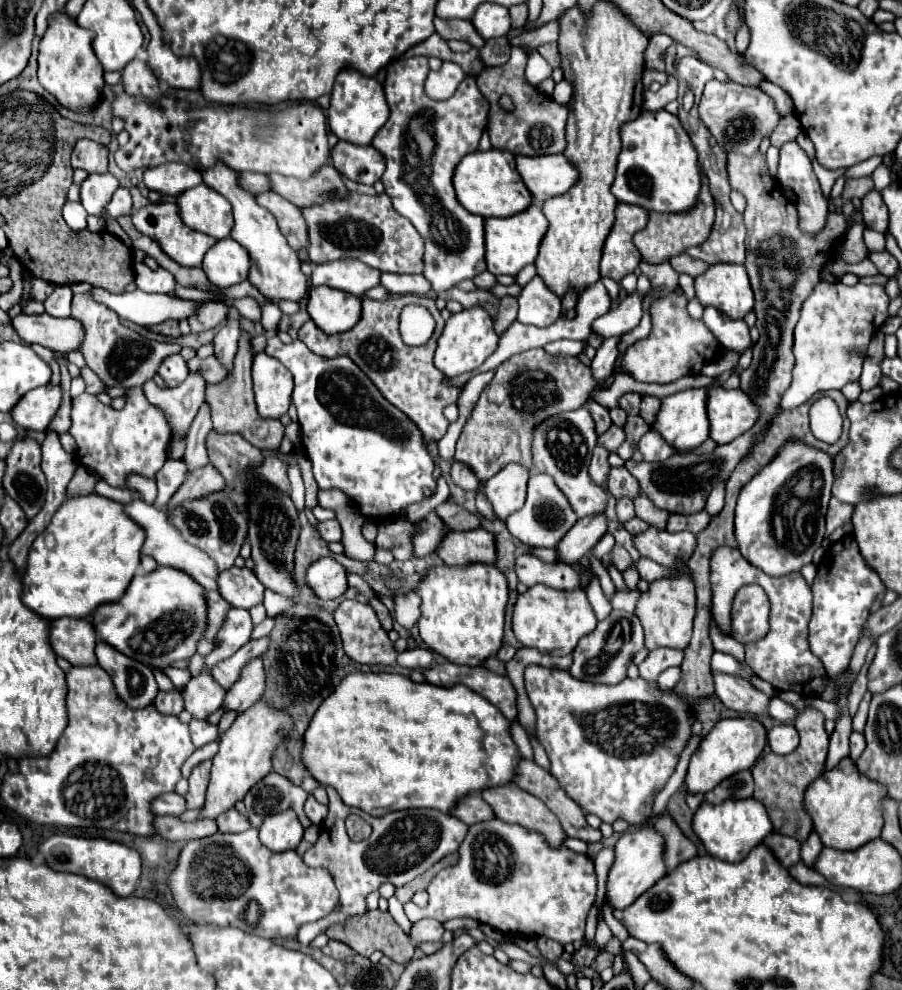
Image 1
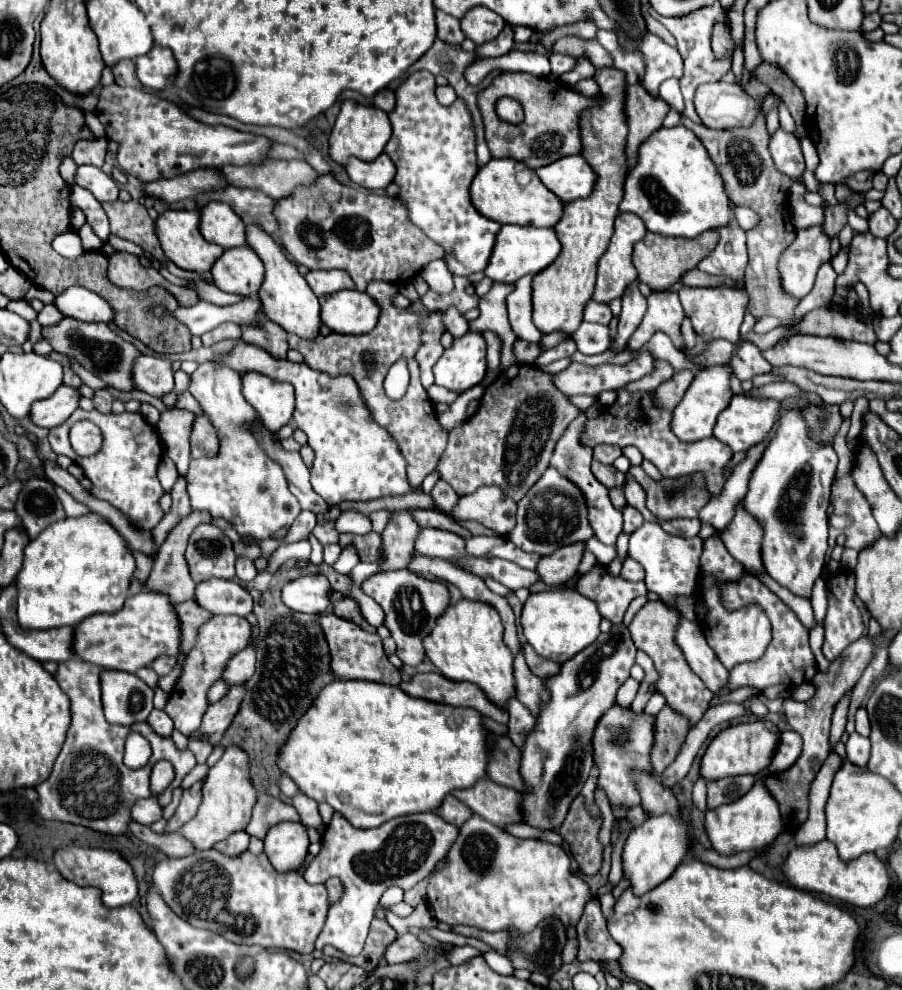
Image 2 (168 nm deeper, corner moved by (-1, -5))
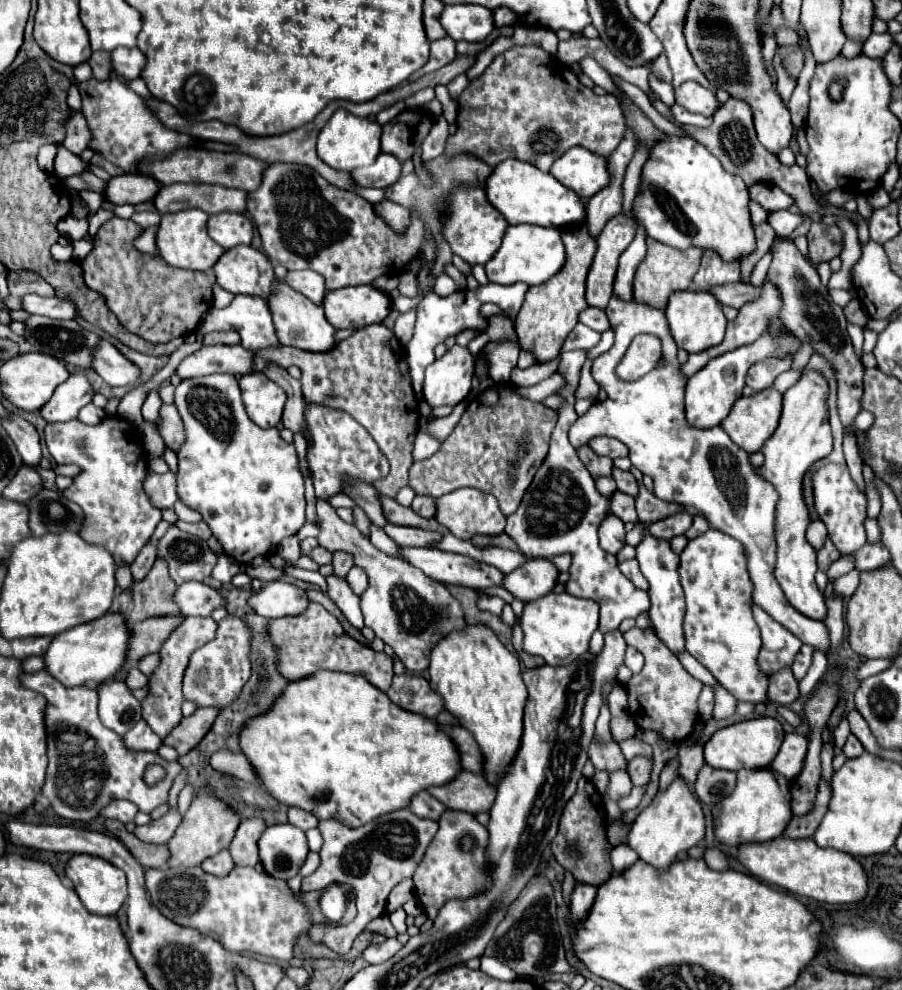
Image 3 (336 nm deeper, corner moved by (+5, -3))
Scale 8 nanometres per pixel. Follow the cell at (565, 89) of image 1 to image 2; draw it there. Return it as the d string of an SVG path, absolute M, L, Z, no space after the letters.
M583 79L583 81L579 81L577 85L573 85L571 87L575 93L583 93L585 97L593 97L593 95L597 95L599 93L599 87L597 87L597 83L593 81L593 79Z

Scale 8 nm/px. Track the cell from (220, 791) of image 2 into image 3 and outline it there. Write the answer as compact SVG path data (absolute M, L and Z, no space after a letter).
M201 789L199 795L193 799L189 811L185 813L181 825L177 827L173 839L169 841L169 867L199 867L205 859L217 855L219 851L227 849L233 833L237 831L239 815L227 807L223 801L211 795L211 789Z

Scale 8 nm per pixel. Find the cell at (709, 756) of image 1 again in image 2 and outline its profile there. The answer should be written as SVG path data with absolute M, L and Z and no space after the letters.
M753 721L753 723L739 723L739 725L731 725L723 731L719 731L713 741L709 743L703 759L701 759L701 767L699 767L699 775L705 781L717 781L723 777L735 777L735 775L757 775L759 771L763 771L769 763L771 763L771 755L777 747L777 739L779 739L779 729L771 723L771 721Z

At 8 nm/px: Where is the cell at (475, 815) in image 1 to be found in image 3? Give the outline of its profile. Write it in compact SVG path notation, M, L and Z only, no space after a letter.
M427 791L413 795L413 799L409 803L411 813L415 813L417 817L423 817L423 819L433 819L433 821L437 821L437 817L441 817L441 813L445 809L447 807L441 801L437 801L435 797L431 797Z

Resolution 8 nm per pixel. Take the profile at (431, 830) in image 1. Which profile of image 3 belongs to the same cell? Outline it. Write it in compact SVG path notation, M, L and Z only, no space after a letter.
M399 809L381 815L357 829L351 829L339 821L319 821L319 831L325 841L319 851L321 865L313 875L303 877L301 890L303 892L322 890L332 882L345 881L353 885L353 889L357 891L357 917L353 919L353 923L335 927L315 925L311 929L313 941L323 943L329 949L343 955L351 949L355 937L365 929L365 925L385 913L391 889L399 881L413 877L417 865L421 863L421 857L425 855L429 841L437 833L437 821L415 817L413 813L409 813L409 809Z

